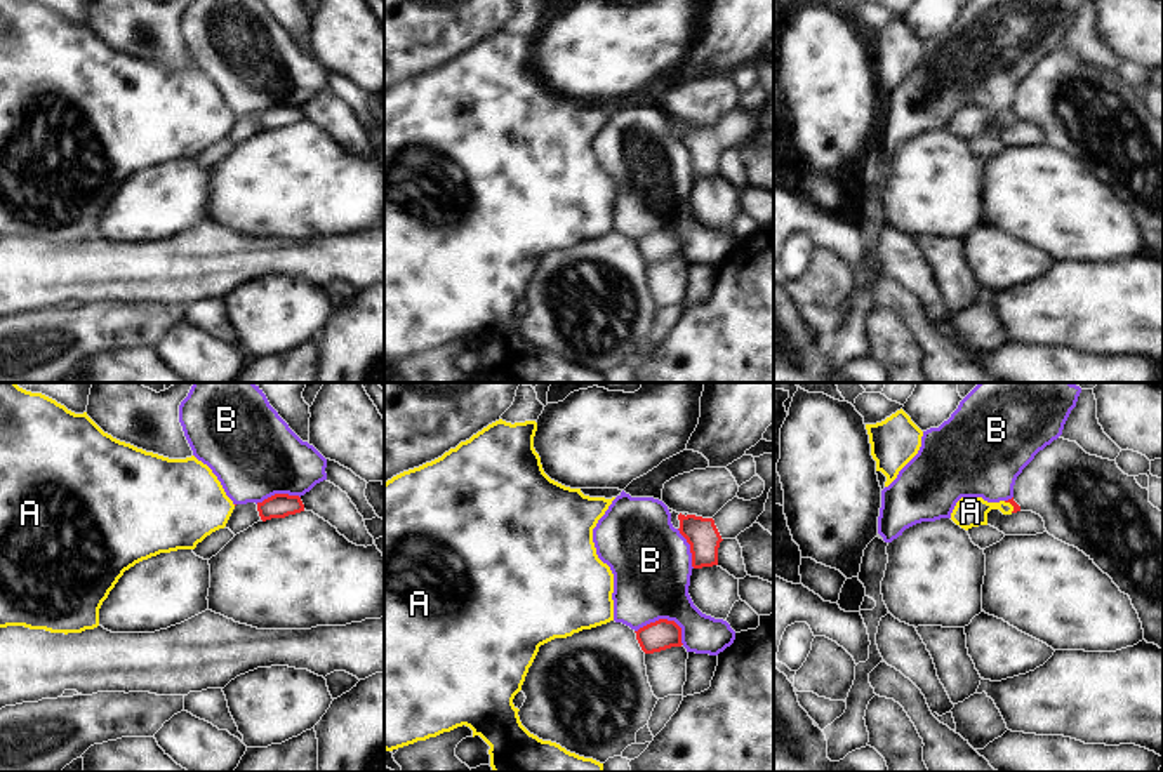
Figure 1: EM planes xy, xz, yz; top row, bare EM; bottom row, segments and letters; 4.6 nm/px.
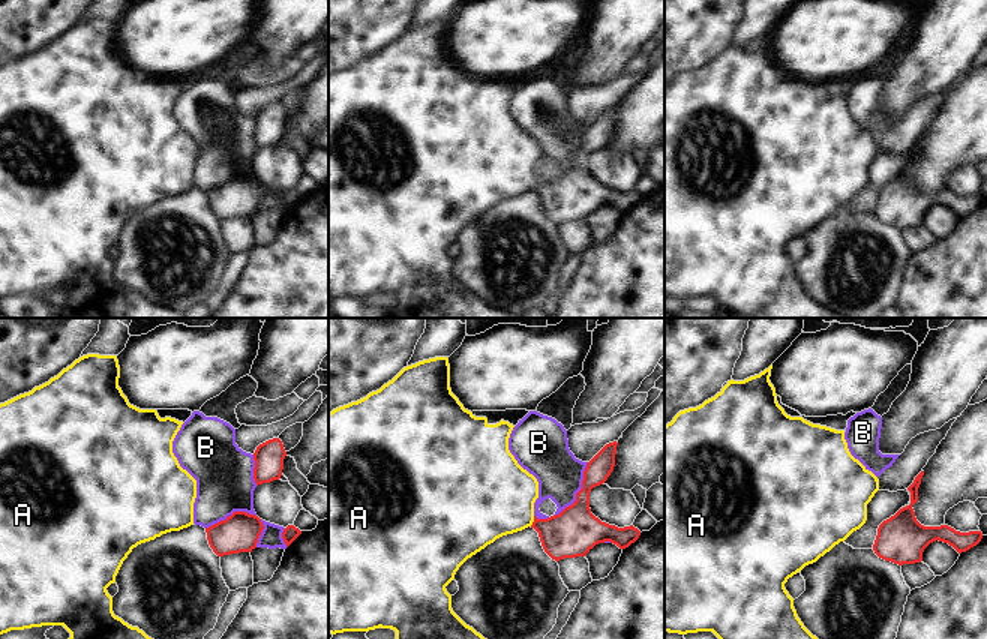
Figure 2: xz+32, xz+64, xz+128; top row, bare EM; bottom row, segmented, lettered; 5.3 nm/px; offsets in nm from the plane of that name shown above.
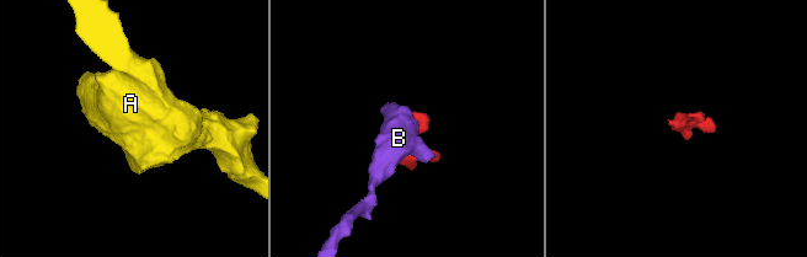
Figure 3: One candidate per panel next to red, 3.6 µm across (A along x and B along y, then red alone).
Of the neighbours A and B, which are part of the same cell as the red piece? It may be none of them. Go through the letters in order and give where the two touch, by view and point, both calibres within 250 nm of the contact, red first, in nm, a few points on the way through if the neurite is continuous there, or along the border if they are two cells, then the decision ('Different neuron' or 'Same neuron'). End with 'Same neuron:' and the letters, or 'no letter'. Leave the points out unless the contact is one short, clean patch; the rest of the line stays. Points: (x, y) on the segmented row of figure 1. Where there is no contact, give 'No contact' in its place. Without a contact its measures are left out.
A: Touches red at yz (1010, 503). Thickness 30 nm (red) against 140 nm. Path across: yz (1016, 506), (1010, 503), (970, 512). Same neuron
B: Touches red at xz (666, 619). Thickness 140 nm (red) against 360 nm. Different neuron
Same neuron: A

